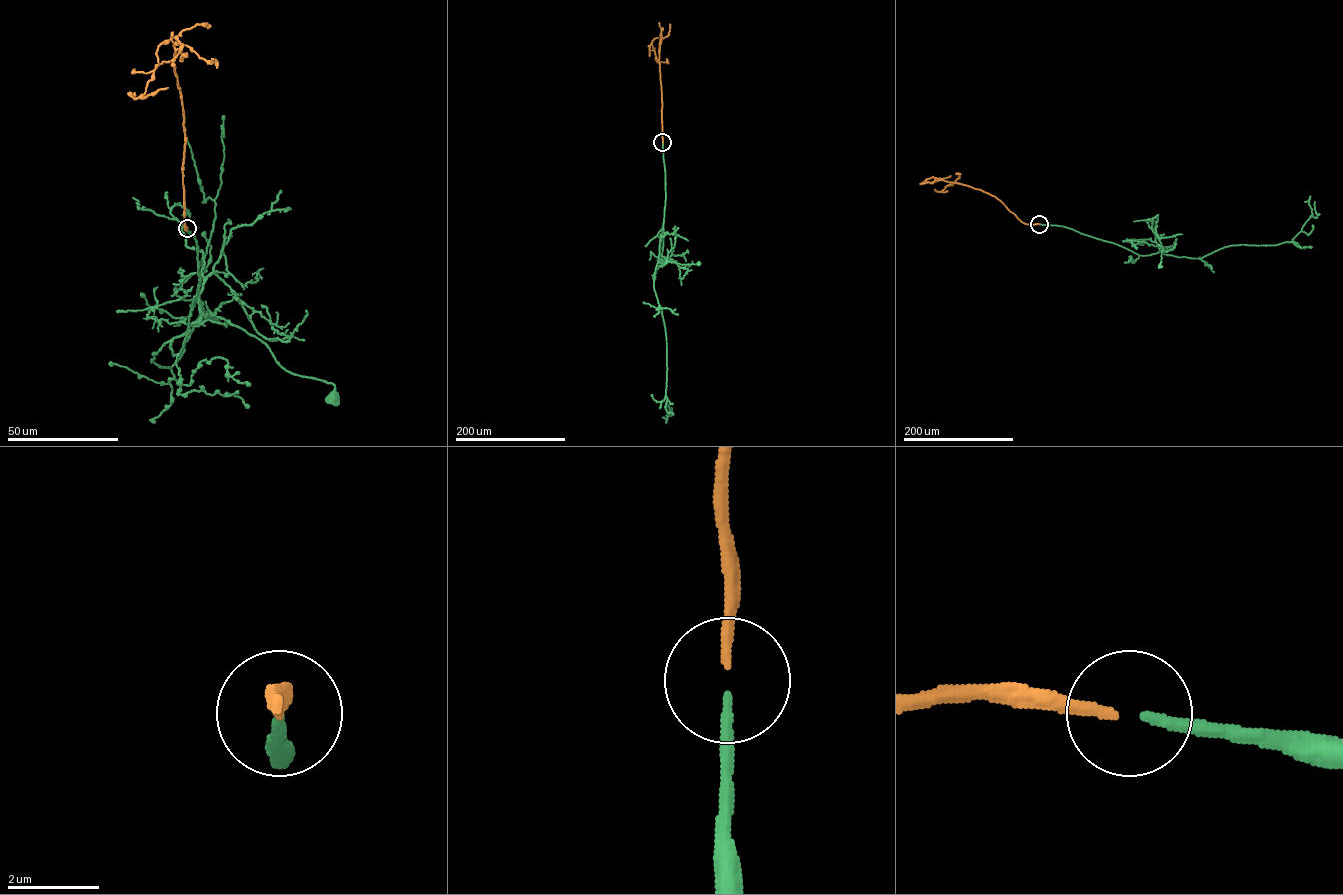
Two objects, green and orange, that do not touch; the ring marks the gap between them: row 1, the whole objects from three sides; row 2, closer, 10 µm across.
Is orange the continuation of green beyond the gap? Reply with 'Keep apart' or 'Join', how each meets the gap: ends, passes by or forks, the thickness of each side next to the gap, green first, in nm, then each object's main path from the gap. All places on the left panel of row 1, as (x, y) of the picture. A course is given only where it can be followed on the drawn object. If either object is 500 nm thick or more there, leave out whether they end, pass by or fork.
Join. At the ring green ends. At the ring orange ends. Thickness 200 nm (green) against 220 nm. Course of green: (187, 228), (199, 285), (172, 354), (171, 341), (214, 315), (260, 339), (287, 370), (331, 383), (332, 397). Course of orange: (187, 228), (185, 129), (172, 62), (173, 44), (186, 45), (211, 63), (215, 59), (216, 68)

